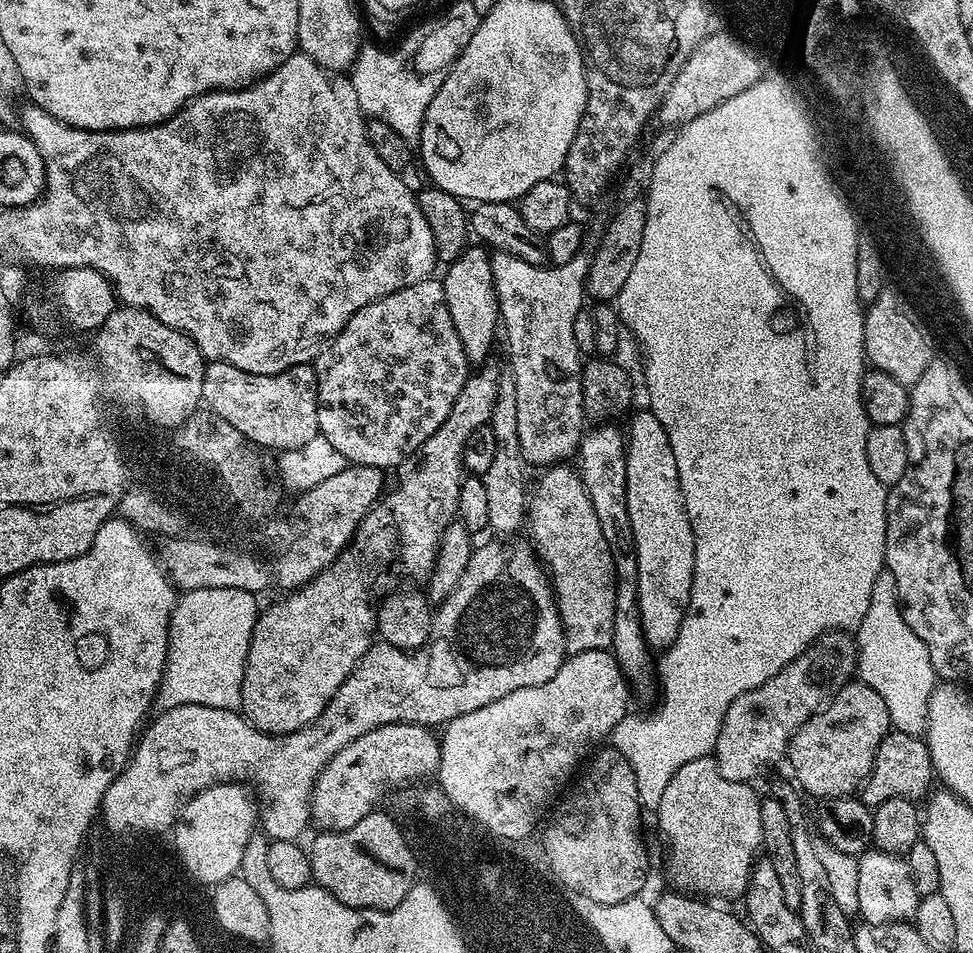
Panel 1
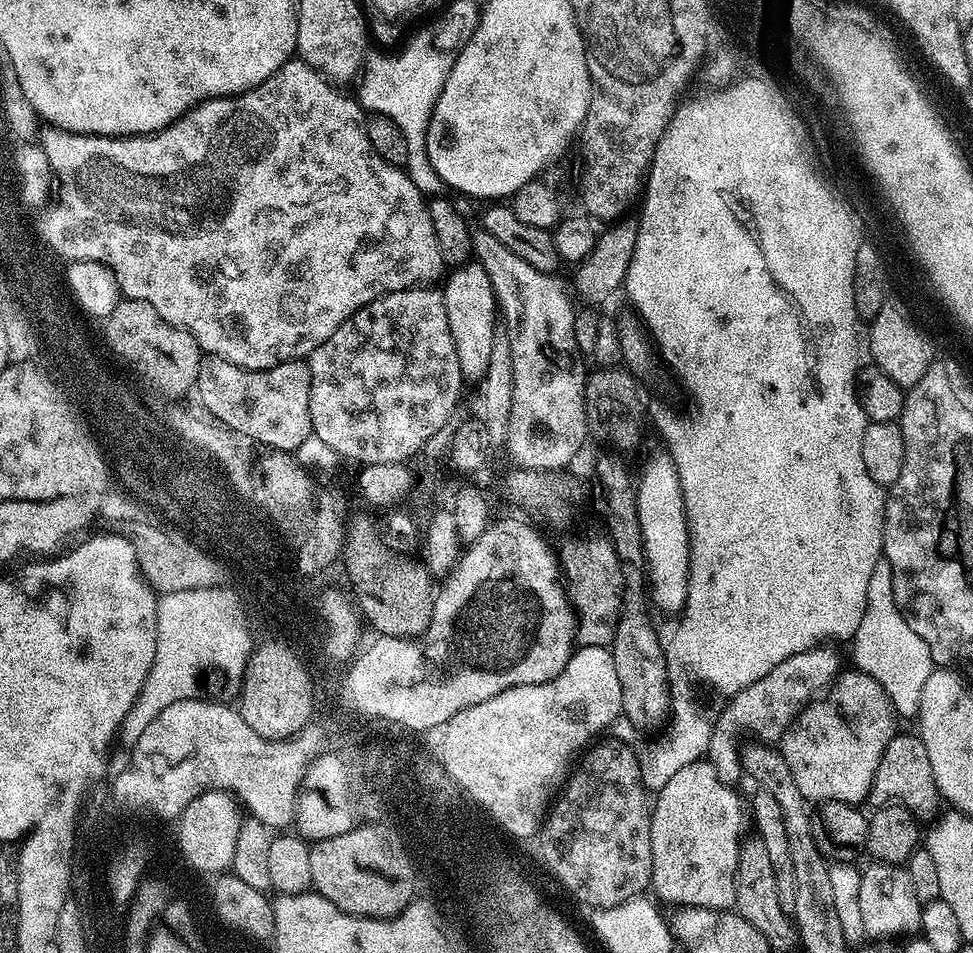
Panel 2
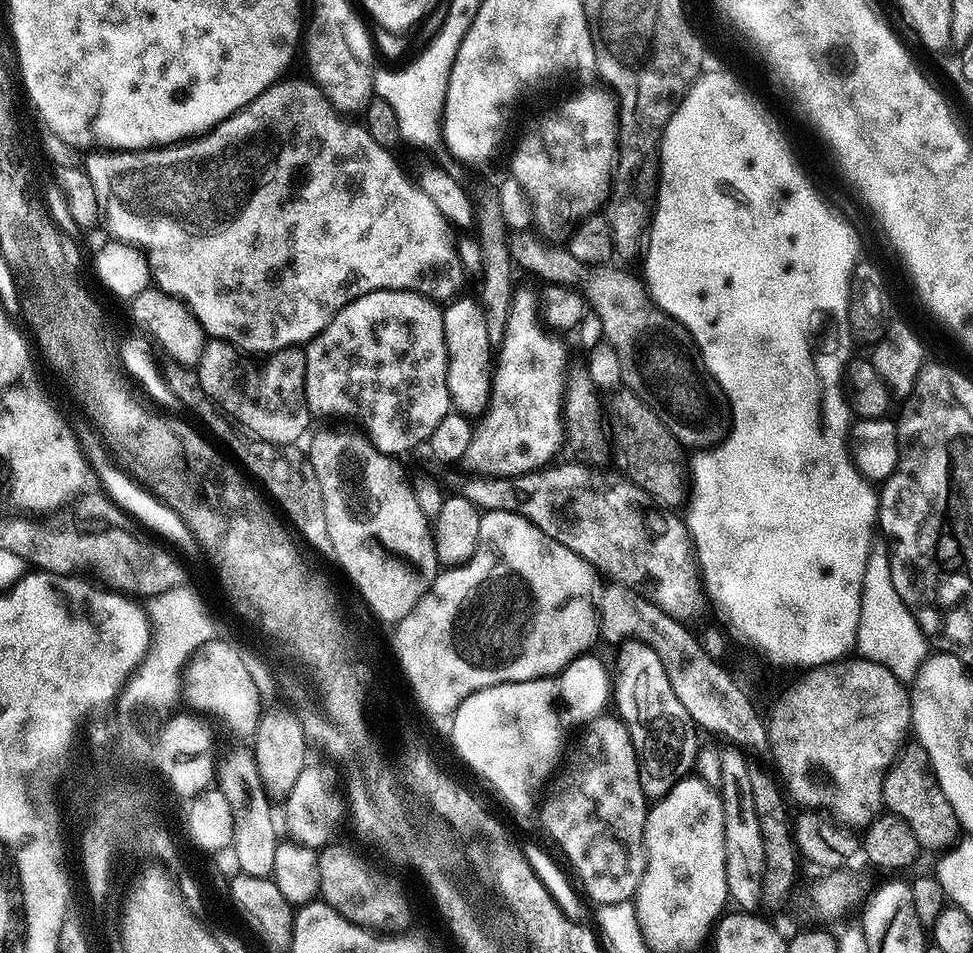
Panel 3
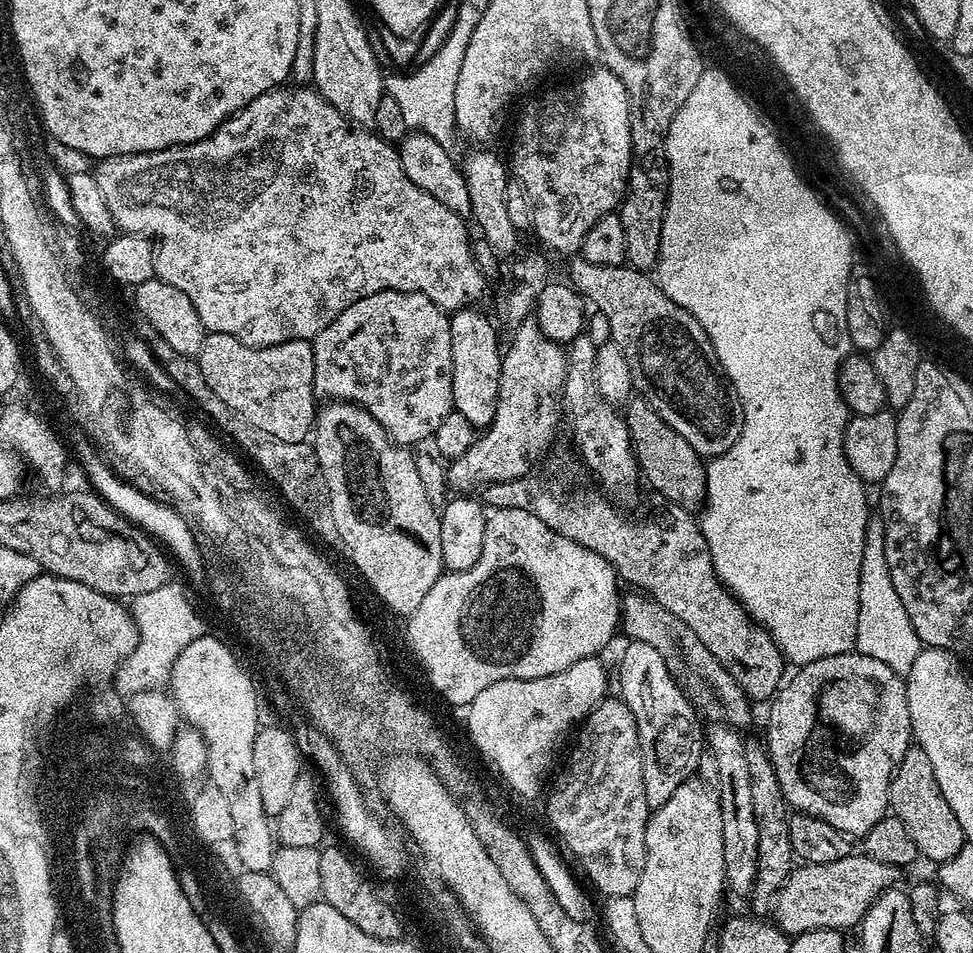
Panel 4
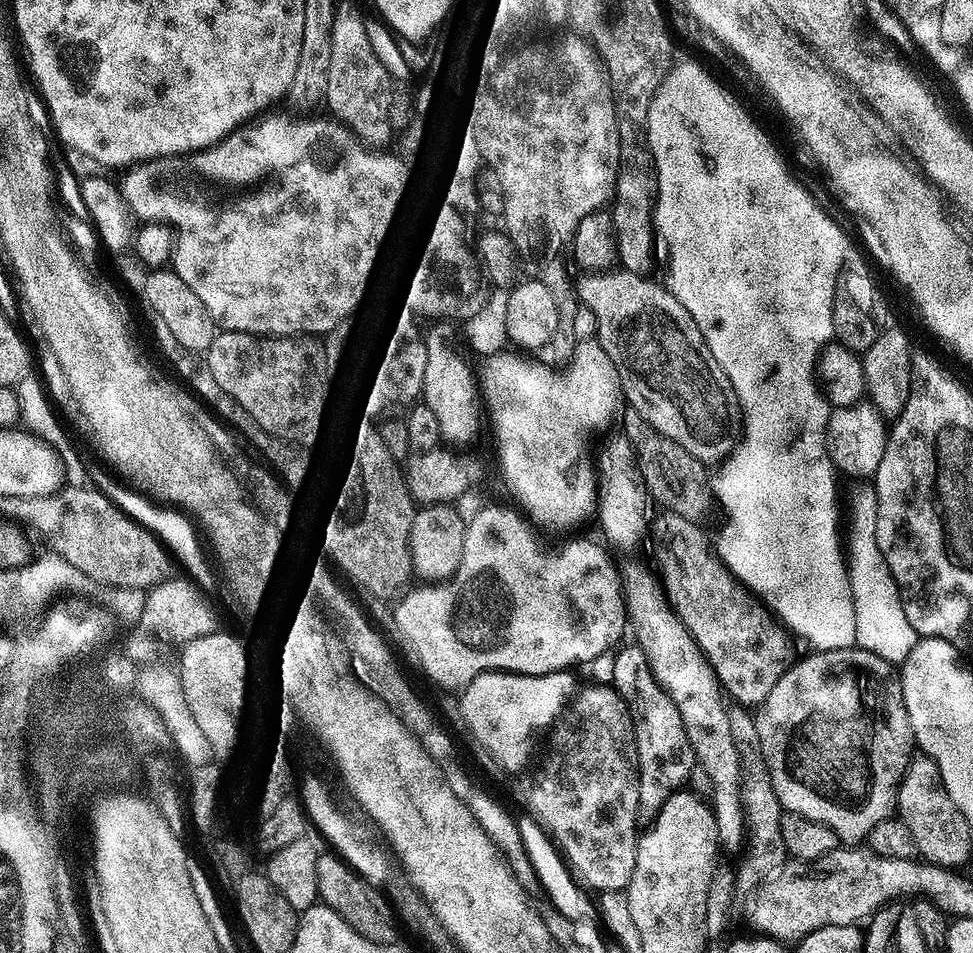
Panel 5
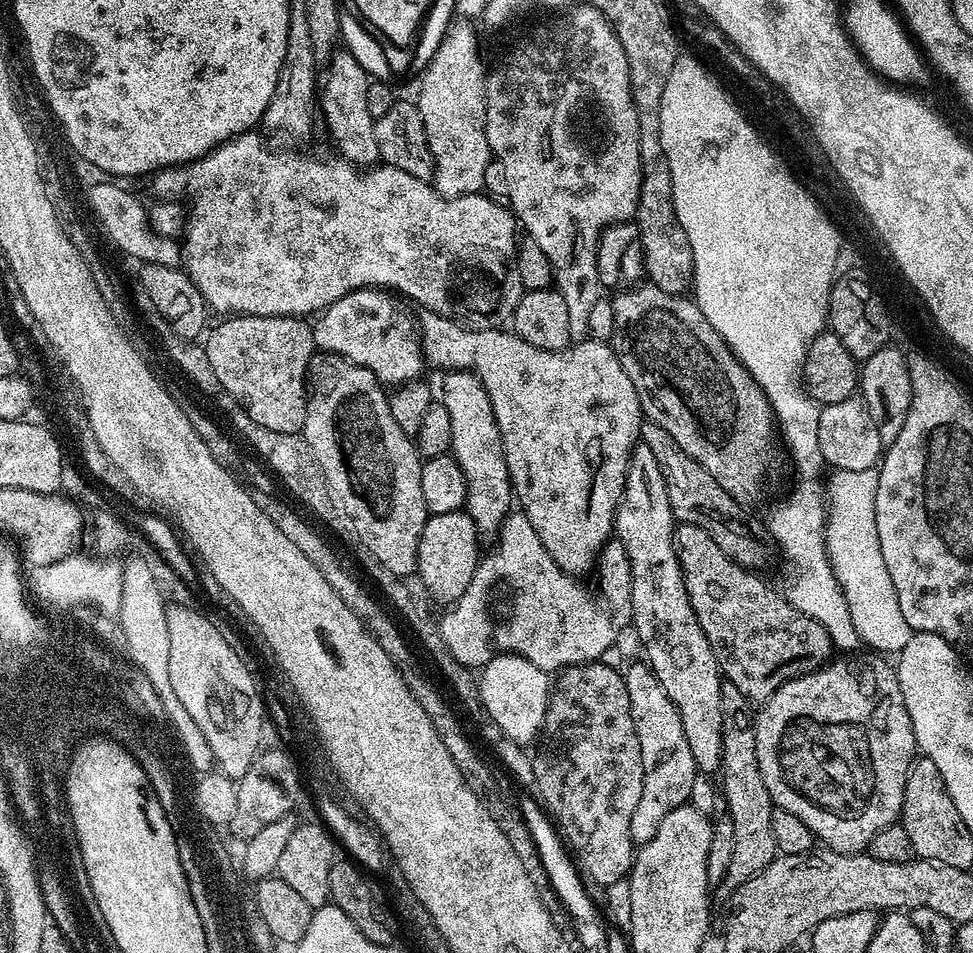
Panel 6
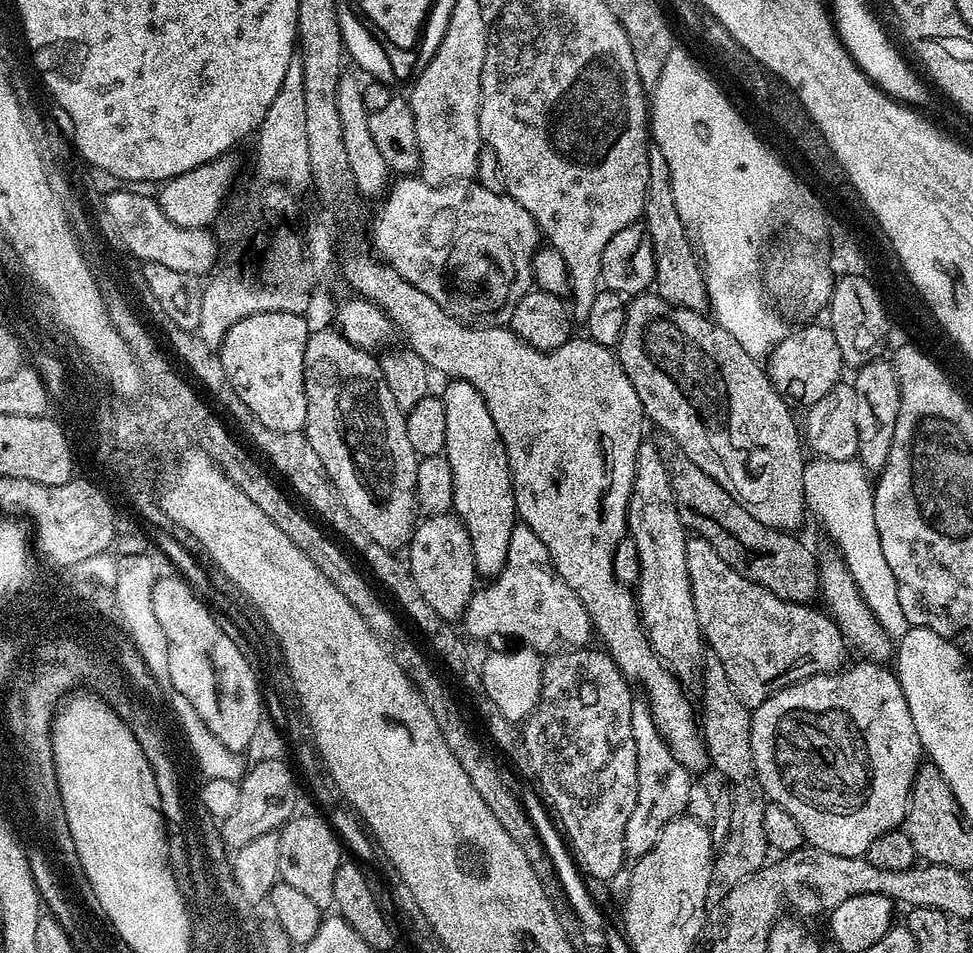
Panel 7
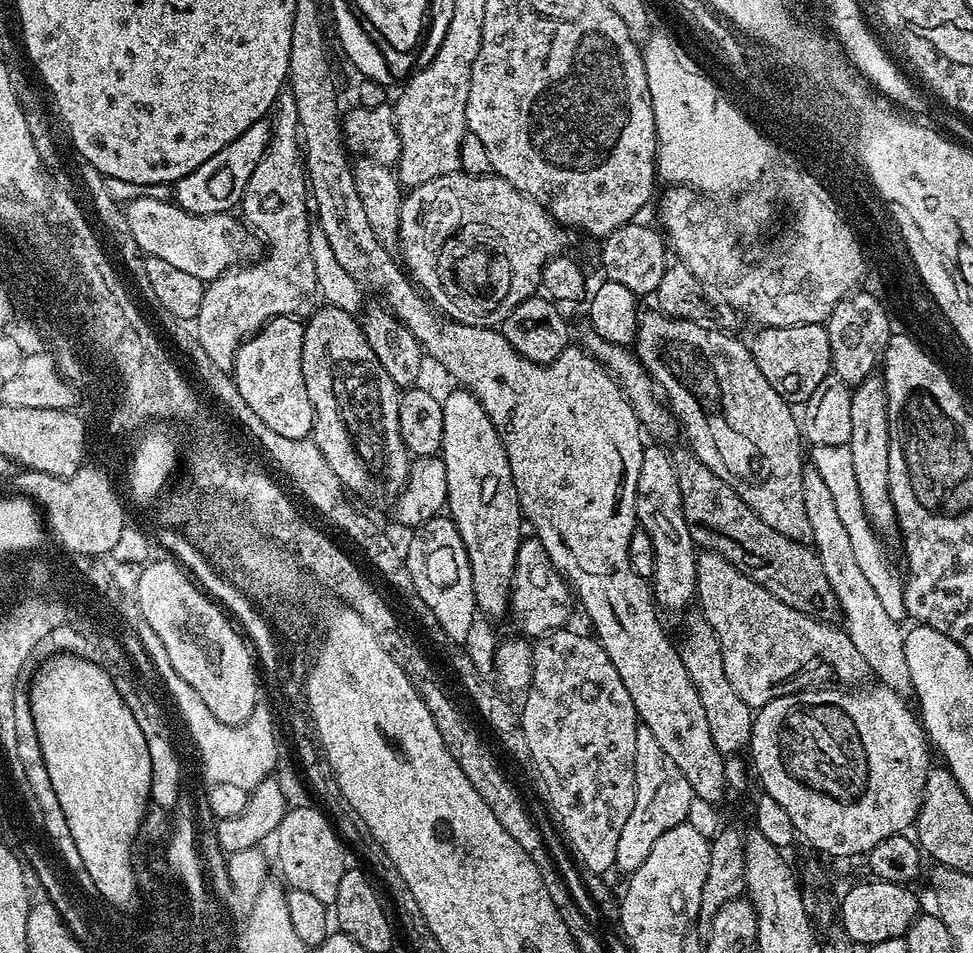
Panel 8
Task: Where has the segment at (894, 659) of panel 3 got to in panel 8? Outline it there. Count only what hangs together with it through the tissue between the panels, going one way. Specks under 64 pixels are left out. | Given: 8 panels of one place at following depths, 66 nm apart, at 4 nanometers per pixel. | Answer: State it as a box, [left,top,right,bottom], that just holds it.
[810,444,908,621]

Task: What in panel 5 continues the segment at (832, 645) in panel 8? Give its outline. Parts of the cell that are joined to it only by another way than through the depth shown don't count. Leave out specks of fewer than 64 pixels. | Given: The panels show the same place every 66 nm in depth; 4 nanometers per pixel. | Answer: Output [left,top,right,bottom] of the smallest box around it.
[660,511,798,705]

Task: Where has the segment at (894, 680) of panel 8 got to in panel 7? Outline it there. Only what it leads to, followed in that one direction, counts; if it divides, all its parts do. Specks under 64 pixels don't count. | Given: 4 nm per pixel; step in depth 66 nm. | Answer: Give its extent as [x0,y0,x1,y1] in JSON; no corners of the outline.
[818,547,894,662]

